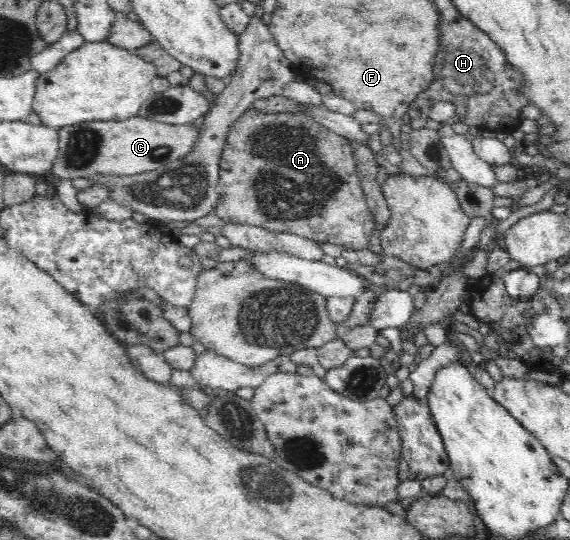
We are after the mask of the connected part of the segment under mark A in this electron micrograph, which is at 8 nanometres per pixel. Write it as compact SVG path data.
M248 108L230 128L219 166L219 201L214 212L226 224L257 226L355 251L369 245L377 226L360 186L354 146L308 114L264 113Z

